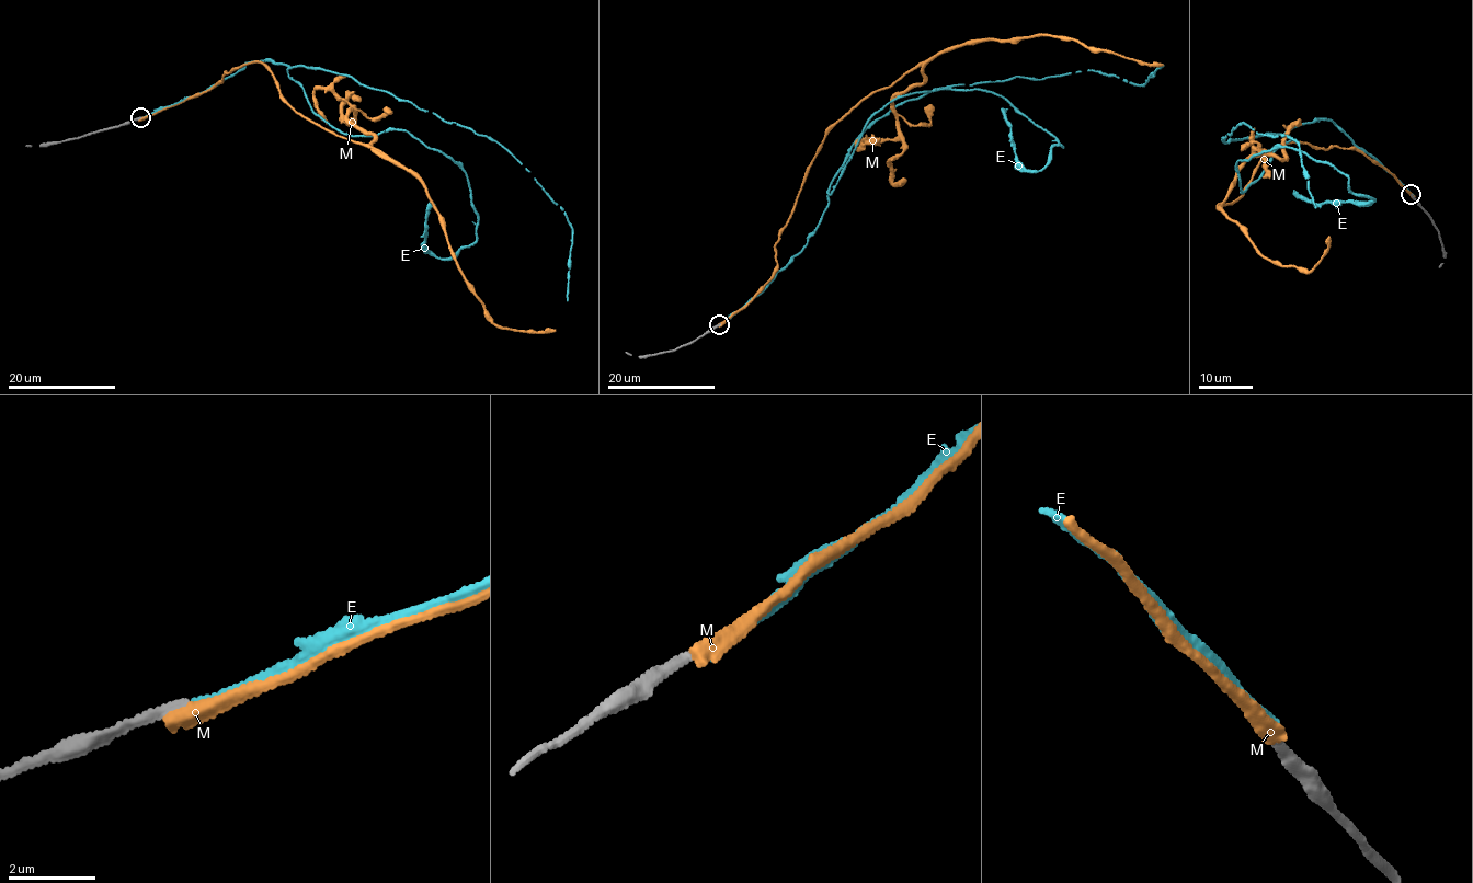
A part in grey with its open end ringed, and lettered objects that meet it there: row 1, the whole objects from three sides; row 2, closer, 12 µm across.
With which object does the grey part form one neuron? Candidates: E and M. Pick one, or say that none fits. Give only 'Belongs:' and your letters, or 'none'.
Belongs: none

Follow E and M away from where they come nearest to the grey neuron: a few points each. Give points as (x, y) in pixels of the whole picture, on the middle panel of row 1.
E: (718, 324), (800, 252), (860, 133), (893, 100), (997, 94), (1062, 146), (1040, 170), (1017, 162), (1007, 109)
M: (718, 324), (771, 278), (779, 230), (824, 137), (841, 118), (909, 71), (984, 38), (1039, 33), (1163, 64)

